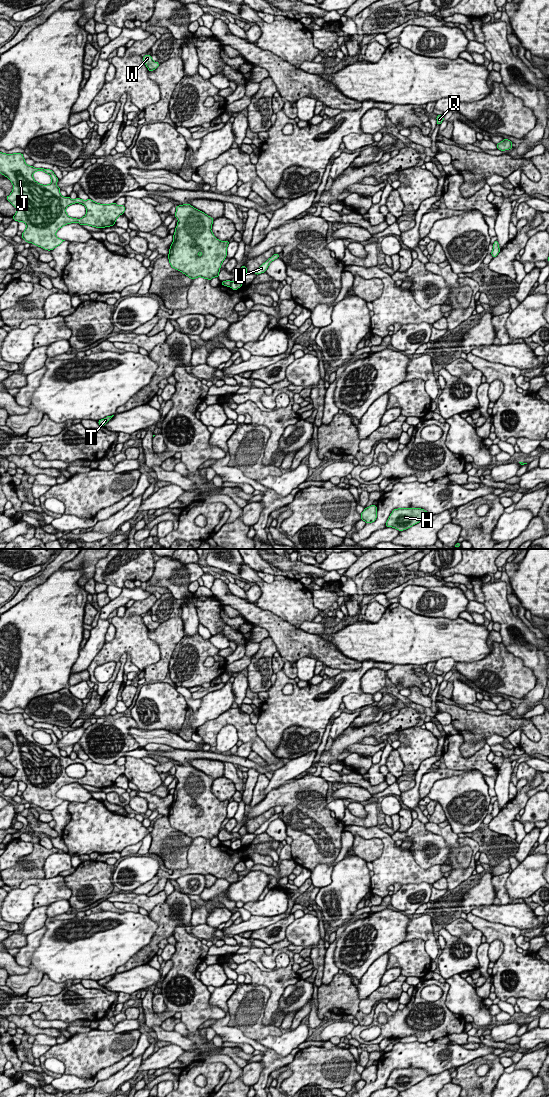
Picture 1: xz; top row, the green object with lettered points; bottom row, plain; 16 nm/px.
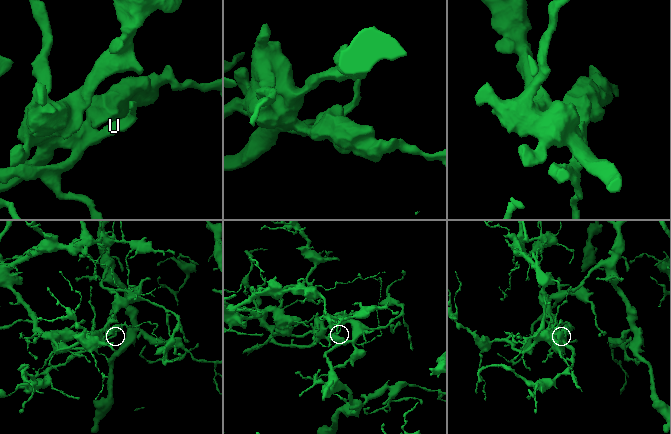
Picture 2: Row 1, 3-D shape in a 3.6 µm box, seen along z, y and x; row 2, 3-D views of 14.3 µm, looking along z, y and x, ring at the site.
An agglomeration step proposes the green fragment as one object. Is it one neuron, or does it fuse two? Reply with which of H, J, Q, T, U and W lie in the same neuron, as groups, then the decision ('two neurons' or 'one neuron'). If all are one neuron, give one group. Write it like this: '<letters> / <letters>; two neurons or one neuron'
H T / J Q U W; two neurons

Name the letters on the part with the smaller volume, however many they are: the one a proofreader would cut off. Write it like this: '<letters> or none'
J, Q, U, W

